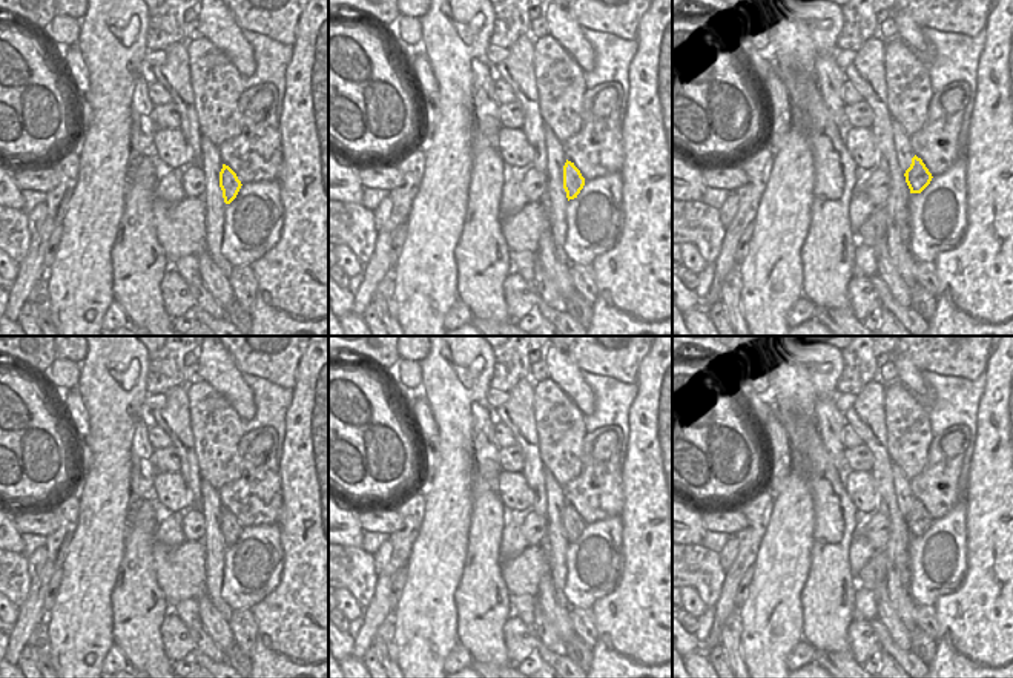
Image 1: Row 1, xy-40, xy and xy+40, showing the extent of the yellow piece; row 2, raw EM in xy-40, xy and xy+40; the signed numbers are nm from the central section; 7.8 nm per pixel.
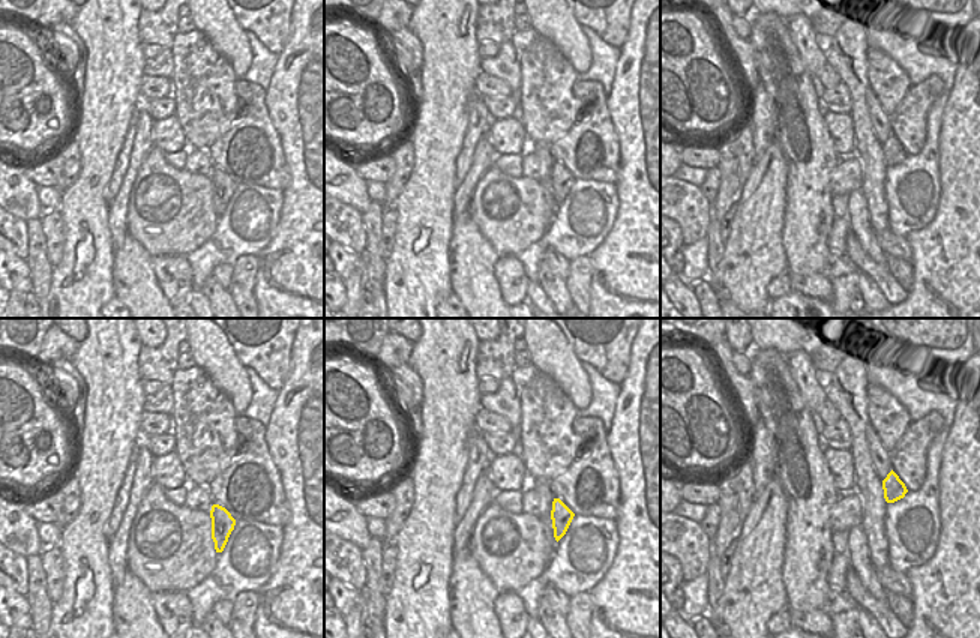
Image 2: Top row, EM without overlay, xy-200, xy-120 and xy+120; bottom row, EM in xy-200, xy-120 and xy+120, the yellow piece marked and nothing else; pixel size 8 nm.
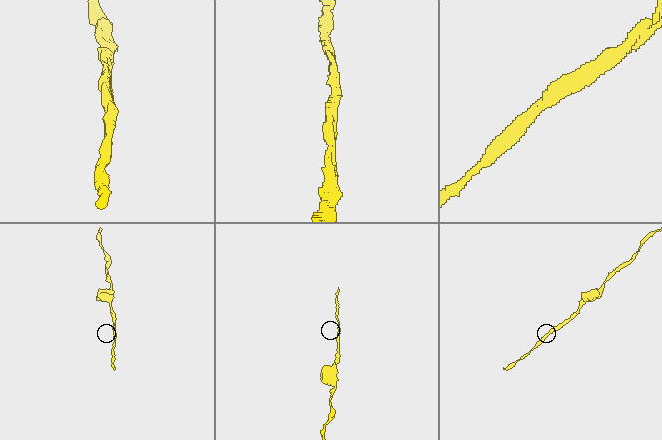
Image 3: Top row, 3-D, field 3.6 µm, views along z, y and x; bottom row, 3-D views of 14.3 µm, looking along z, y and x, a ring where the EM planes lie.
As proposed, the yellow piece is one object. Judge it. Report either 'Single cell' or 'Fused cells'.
Fused cells.

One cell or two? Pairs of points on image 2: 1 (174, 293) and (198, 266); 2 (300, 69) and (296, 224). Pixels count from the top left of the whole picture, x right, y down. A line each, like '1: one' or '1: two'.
1: two
2: one

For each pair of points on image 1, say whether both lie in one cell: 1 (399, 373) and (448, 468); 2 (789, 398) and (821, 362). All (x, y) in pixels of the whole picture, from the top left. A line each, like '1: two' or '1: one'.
1: two
2: one

